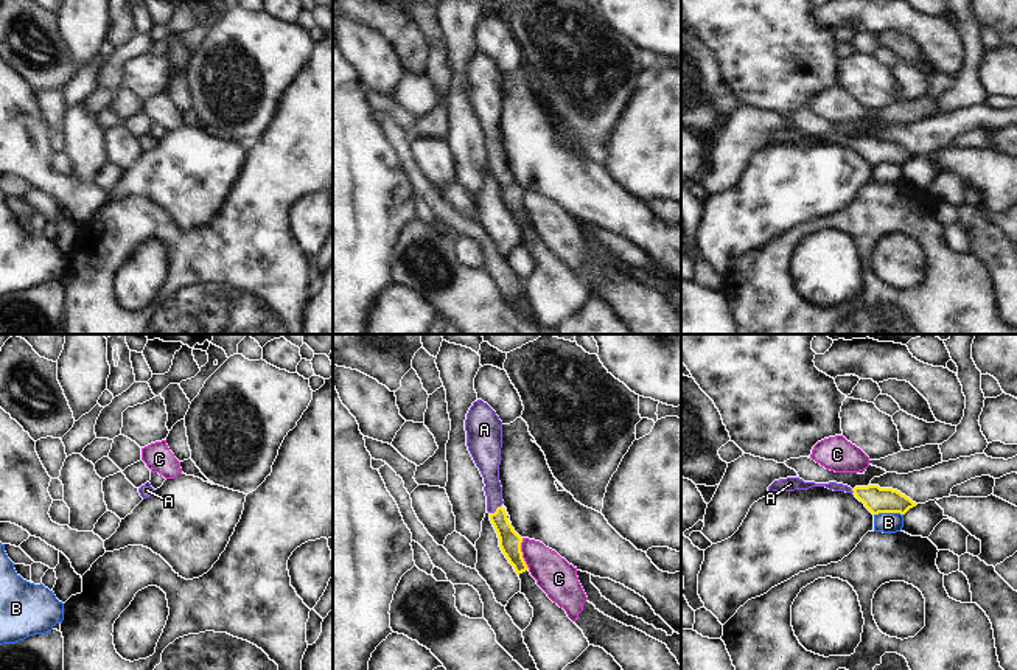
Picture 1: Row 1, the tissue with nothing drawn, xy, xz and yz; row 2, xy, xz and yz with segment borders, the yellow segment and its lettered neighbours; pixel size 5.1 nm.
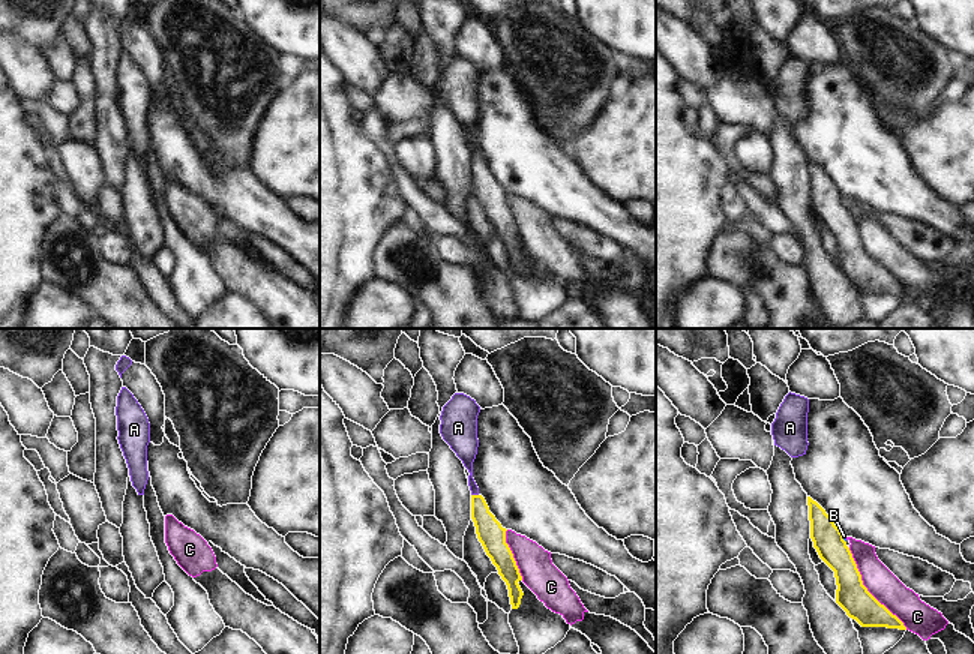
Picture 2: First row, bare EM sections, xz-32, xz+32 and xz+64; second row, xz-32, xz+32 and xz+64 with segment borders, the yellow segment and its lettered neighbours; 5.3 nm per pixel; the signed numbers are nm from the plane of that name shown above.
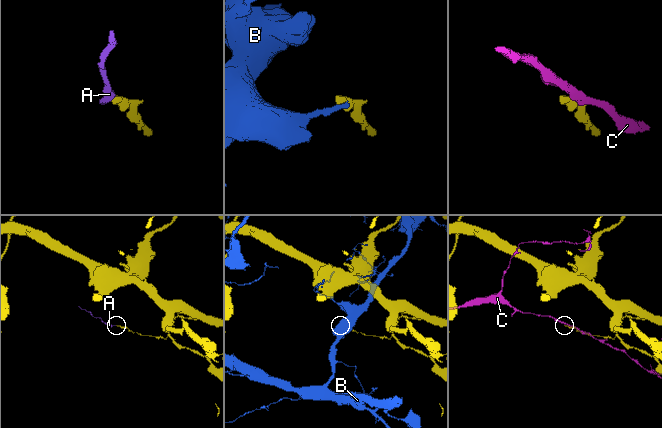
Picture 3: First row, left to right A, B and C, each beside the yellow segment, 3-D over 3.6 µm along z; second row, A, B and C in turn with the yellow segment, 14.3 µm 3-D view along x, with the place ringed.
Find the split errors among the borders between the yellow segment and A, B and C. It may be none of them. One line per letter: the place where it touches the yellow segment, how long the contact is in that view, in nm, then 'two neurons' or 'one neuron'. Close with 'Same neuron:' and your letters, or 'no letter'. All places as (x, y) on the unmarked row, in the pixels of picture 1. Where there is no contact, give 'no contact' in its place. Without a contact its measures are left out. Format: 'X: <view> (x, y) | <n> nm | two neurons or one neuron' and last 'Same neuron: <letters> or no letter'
A: xz (496, 162) | 80 nm | one neuron
B: yz (888, 164) | 150 nm | two neurons
C: xz (521, 205) | 170 nm | two neurons
Same neuron: A

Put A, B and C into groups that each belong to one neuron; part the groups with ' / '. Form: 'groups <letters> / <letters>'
groups A / B / C

